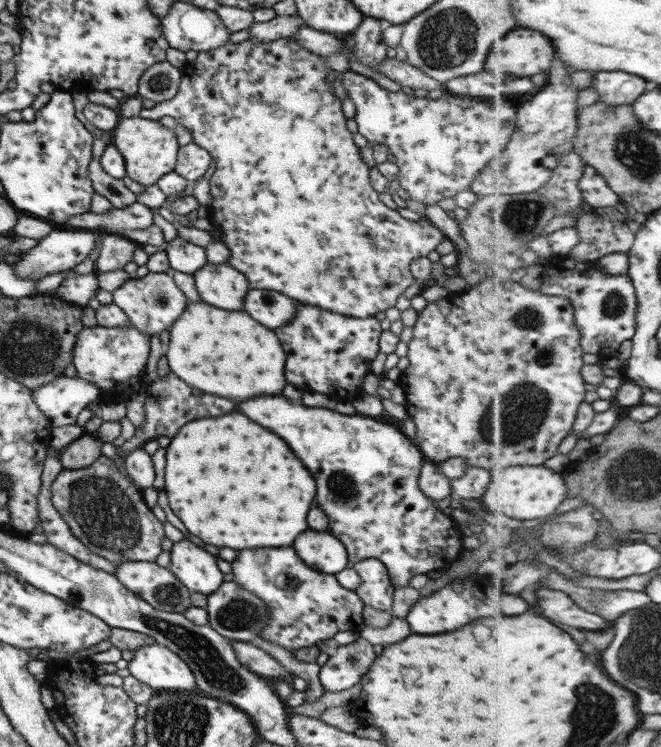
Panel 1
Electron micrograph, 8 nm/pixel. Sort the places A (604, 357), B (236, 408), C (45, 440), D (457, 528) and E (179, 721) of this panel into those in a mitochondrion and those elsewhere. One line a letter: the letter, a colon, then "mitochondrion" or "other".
A: other
B: other
C: other
D: other
E: mitochondrion

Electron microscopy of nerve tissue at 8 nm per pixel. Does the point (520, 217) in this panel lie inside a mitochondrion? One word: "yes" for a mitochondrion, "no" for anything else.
yes

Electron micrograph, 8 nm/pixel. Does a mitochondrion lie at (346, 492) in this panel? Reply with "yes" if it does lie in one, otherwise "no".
yes

